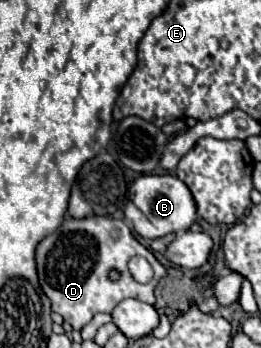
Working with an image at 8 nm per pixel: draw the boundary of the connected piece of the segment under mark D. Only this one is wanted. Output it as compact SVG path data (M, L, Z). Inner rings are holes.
M67 217L55 233L47 235L39 243L37 271L45 295L51 299L53 311L61 313L63 319L71 323L75 331L81 331L95 313L111 313L115 305L127 297L153 305L153 289L159 283L159 279L167 275L167 269L155 259L155 255L133 237L127 223L109 217ZM133 255L143 255L153 265L155 277L147 285L137 283L127 269L127 261ZM111 269L119 271L121 279L109 279Z

